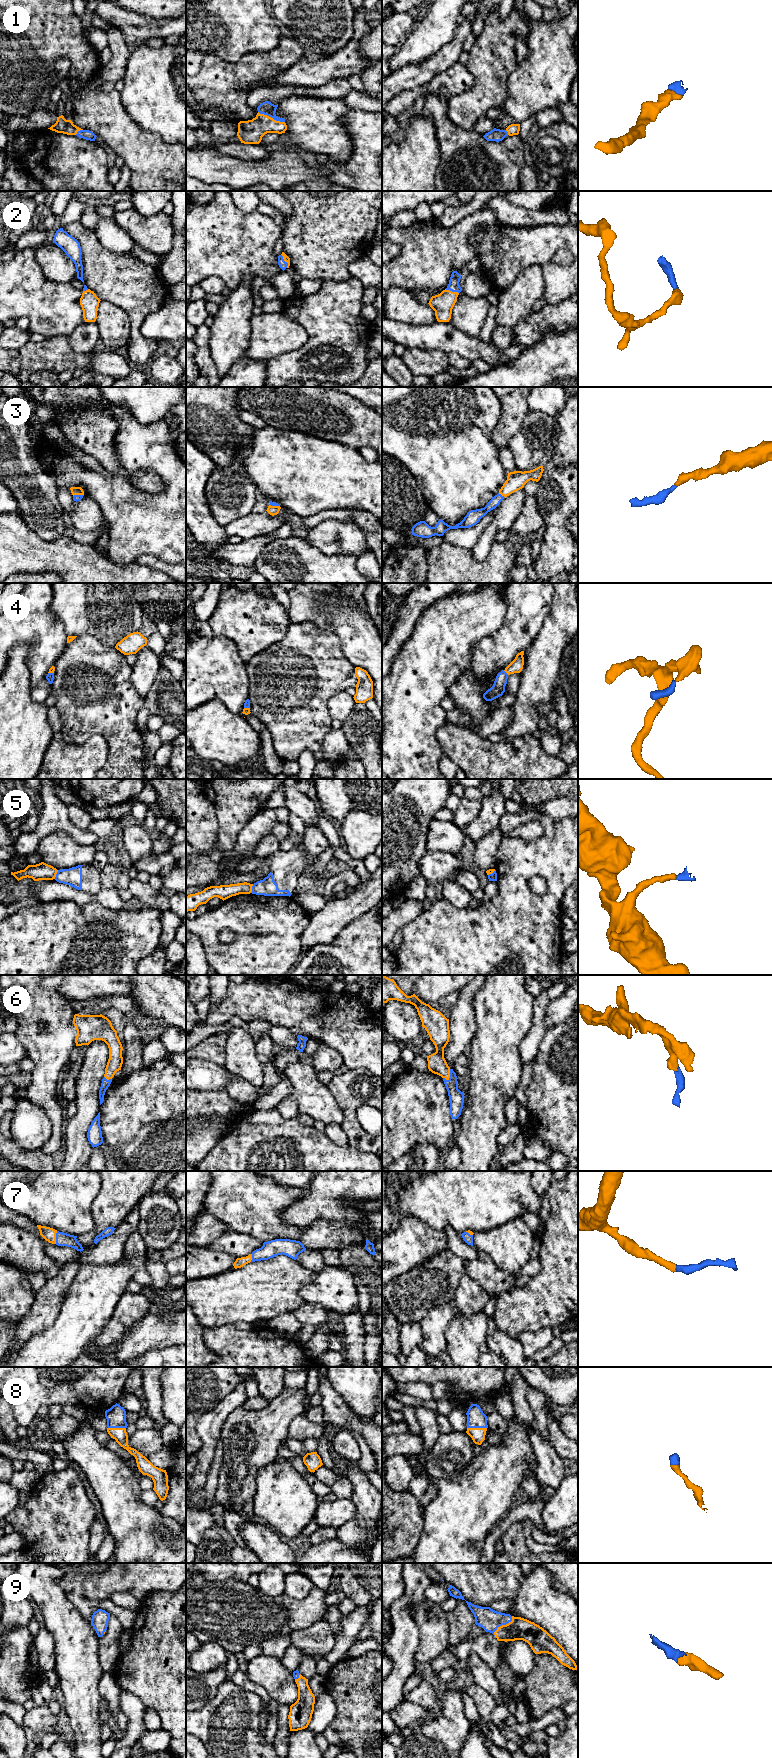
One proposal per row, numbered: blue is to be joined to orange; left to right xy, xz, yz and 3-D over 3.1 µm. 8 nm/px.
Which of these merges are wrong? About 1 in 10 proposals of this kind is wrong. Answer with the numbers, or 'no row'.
5

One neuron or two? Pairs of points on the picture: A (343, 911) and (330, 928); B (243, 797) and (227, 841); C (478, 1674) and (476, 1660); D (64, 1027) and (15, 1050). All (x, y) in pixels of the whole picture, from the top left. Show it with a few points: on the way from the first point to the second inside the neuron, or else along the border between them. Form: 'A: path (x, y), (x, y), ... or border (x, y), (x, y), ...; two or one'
A: path (339, 915), (330, 924); one
B: path (234, 808), (228, 830); one
C: path (478, 1671), (476, 1663); one
D: border (13, 1033), (28, 1056); two

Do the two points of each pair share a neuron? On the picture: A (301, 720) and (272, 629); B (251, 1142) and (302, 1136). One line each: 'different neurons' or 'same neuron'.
A: different neurons
B: same neuron

